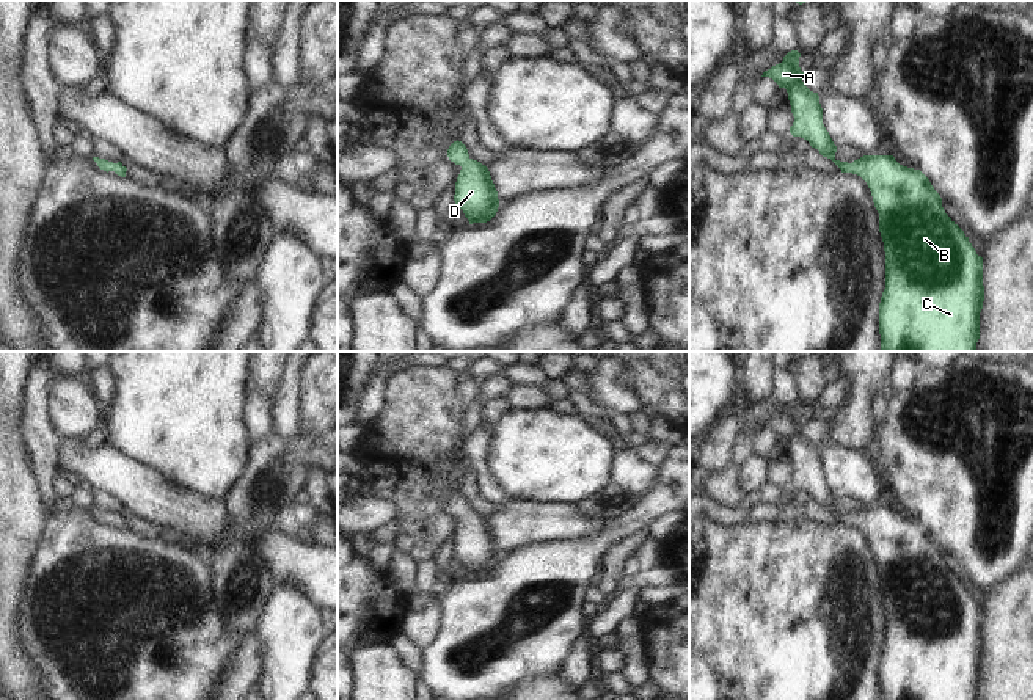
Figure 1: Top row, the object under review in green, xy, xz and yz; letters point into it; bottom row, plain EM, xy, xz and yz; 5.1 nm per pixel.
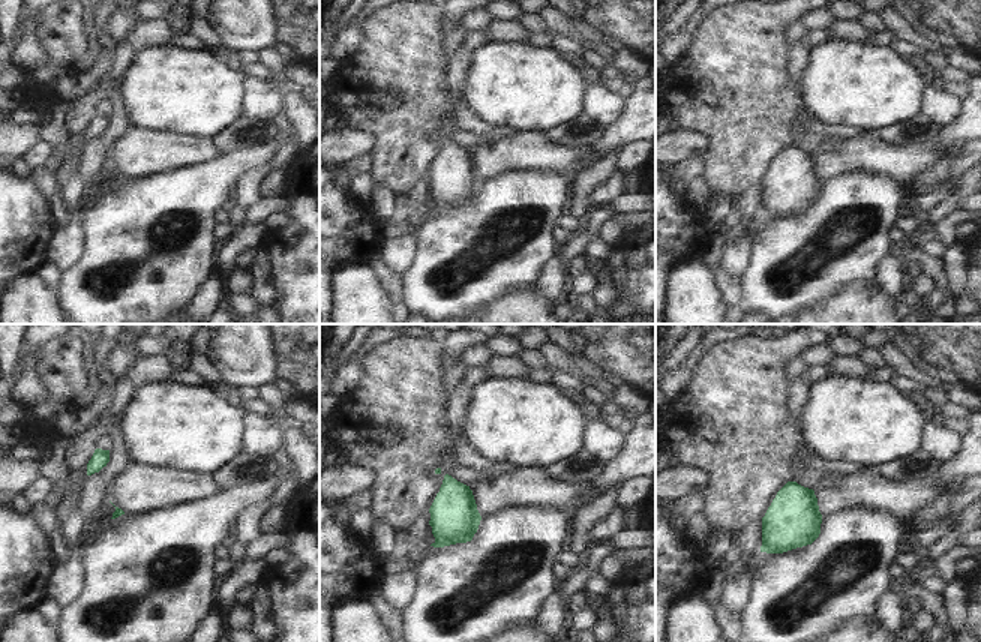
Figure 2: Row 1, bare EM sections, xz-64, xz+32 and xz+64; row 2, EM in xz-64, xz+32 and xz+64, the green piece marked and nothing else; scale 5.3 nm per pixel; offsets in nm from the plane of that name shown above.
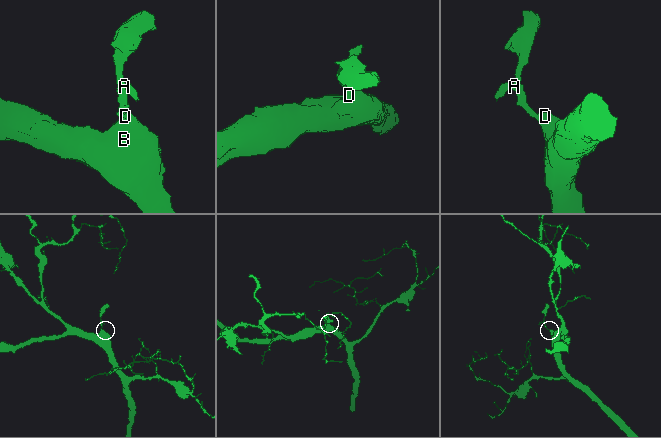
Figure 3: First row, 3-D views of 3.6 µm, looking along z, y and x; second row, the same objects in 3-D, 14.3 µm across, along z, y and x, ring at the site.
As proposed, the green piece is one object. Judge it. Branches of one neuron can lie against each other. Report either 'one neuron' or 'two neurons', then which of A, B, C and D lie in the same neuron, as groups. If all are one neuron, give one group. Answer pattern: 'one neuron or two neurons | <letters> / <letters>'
one neuron | A B C D

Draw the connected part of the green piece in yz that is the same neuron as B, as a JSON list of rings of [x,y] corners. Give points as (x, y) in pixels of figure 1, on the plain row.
[[[798,402],[788,403],[761,428],[772,430],[788,444],[794,468],[790,485],[807,491],[841,524],[860,527],[871,543],[885,603],[885,640],[879,654],[881,700],[976,700],[984,653],[983,609],[945,565],[940,546],[920,521],[900,516],[893,507],[863,507],[852,515],[835,510],[837,498],[823,476],[819,447],[804,436],[799,408]]]

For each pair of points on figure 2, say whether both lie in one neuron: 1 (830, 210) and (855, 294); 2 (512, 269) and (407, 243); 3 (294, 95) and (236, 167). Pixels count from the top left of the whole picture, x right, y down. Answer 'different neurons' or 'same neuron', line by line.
1: different neurons
2: different neurons
3: different neurons

